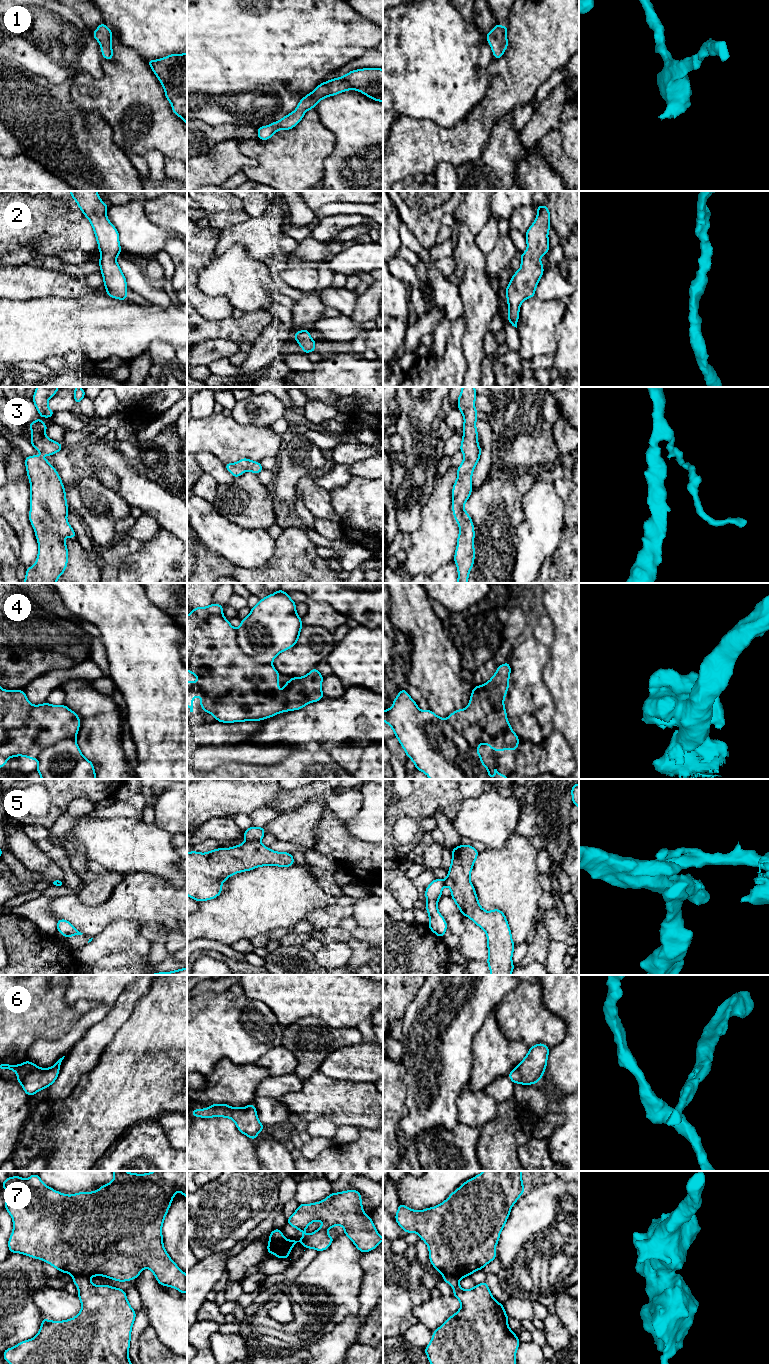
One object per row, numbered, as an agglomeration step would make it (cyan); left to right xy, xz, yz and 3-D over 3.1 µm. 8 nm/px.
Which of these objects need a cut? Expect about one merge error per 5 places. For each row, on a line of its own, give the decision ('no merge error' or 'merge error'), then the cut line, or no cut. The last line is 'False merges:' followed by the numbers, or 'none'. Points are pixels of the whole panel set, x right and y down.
1: no merge error | no cut
2: no merge error | no cut
3: no merge error | no cut
4: no merge error | no cut
5: merge error | xz (246, 840), (259, 841)
6: no merge error | no cut
7: merge error | xy (73, 1275), (85, 1275), (88, 1278)
False merges: 5, 7

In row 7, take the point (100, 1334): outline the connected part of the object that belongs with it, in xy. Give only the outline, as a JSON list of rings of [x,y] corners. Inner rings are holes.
[[[73,1276],[78,1287],[81,1311],[69,1320],[42,1318],[38,1334],[30,1340],[7,1348],[3,1357],[9,1364],[131,1364],[128,1351],[136,1318],[125,1290],[110,1285],[94,1285],[86,1276]]]

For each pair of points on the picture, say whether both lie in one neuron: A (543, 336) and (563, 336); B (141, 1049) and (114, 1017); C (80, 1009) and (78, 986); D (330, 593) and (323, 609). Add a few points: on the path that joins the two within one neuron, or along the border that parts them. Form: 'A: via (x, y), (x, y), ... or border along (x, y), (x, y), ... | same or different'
A: border along (564, 314), (556, 326), (556, 353), (554, 356) | different
B: border along (134, 1006), (129, 1019), (117, 1031), (108, 1045) | different
C: border along (67, 985), (66, 1003), (95, 1003), (76, 1023) | different
D: border along (309, 598), (315, 601), (325, 601), (346, 616) | different

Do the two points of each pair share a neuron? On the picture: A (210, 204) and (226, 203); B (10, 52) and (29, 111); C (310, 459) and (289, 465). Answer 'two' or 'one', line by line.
A: one
B: two
C: one

